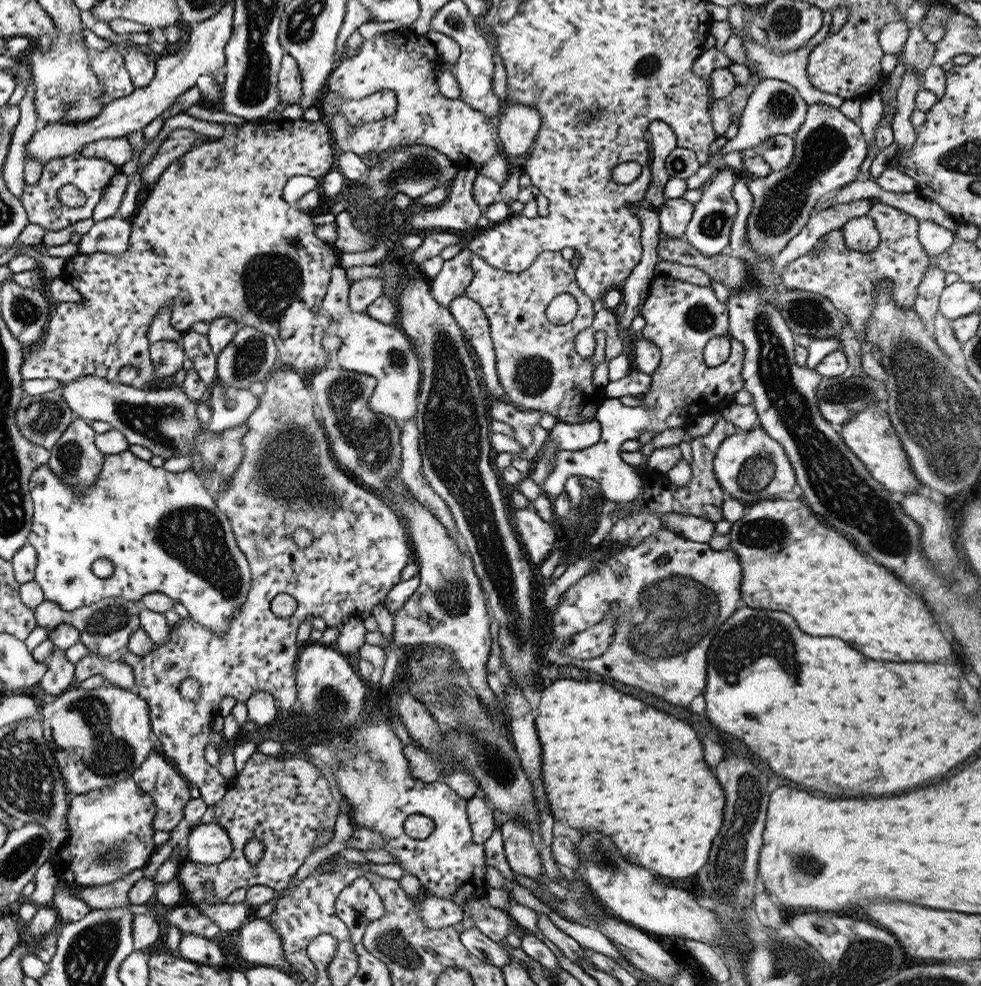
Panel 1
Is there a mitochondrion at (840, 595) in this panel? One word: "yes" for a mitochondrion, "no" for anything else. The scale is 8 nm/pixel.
no

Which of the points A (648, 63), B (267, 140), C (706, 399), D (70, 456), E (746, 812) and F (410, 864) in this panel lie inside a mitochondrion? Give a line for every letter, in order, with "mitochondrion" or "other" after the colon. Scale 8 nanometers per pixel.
A: mitochondrion
B: other
C: other
D: mitochondrion
E: mitochondrion
F: other

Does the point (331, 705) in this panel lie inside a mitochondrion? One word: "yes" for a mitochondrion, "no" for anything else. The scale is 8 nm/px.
yes

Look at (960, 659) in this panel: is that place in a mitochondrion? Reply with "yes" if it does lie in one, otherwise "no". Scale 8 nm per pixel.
no

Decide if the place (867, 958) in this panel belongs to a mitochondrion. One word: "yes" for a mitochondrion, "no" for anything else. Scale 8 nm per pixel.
yes

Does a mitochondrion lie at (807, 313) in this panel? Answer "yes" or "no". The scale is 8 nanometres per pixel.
yes

